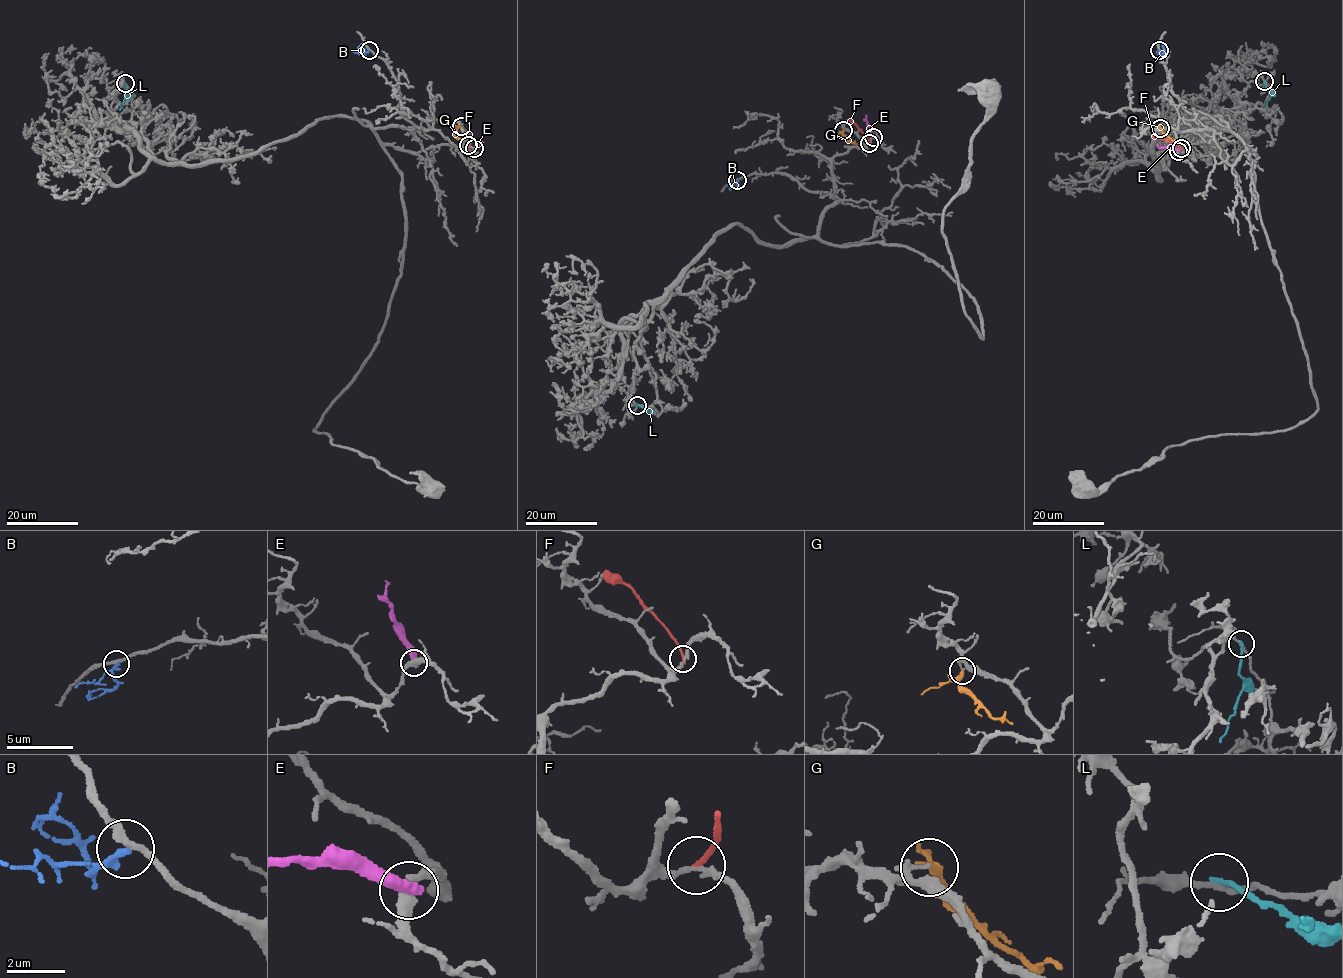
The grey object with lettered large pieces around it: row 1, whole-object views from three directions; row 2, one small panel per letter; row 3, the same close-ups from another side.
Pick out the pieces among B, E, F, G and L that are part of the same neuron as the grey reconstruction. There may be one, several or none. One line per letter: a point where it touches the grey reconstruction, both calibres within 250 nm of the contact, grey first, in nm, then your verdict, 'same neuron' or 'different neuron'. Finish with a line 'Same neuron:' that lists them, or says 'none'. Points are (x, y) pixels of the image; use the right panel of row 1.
B: meets grey at (1159, 50); 240 nm thick on the grey side, 240 nm on the other; different neuron
E: meets grey at (1178, 151); 320 nm thick on the grey side, 480 nm on the other; different neuron
F: meets grey at (1181, 148); 200 nm thick on the grey side, 180 nm on the other; different neuron
G: meets grey at (1160, 128); 170 nm thick on the grey side, 240 nm on the other; different neuron
L: meets grey at (1264, 81); 180 nm thick on the grey side, 190 nm on the other; different neuron
Same neuron: none

